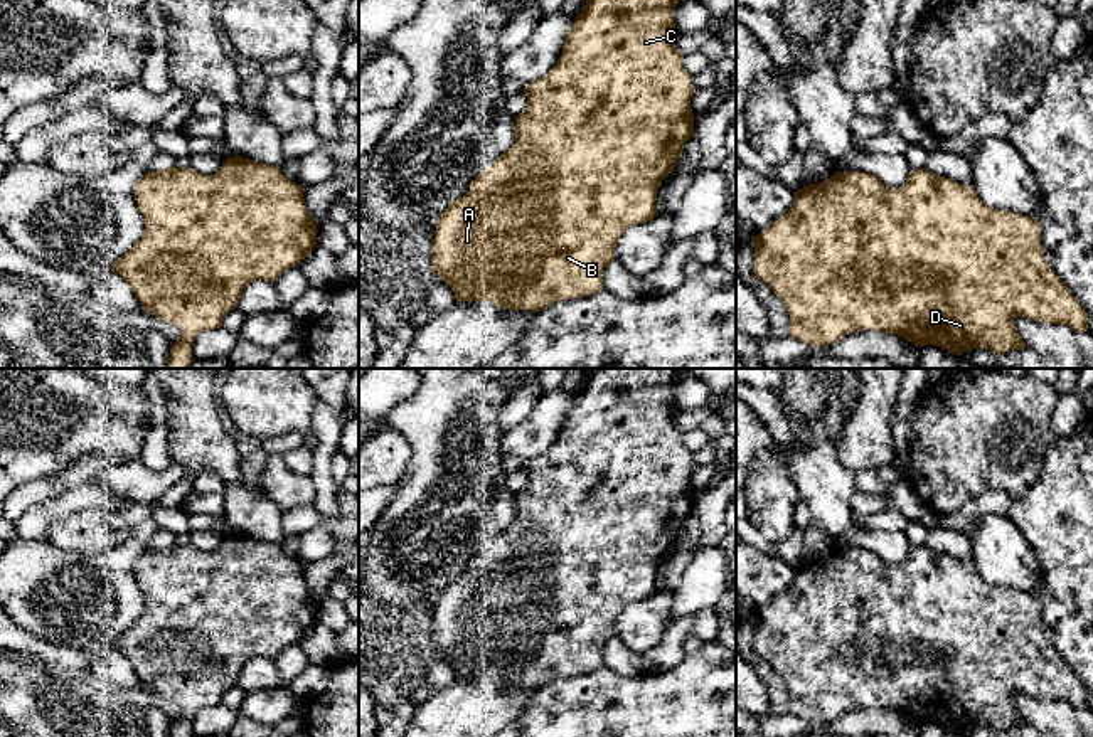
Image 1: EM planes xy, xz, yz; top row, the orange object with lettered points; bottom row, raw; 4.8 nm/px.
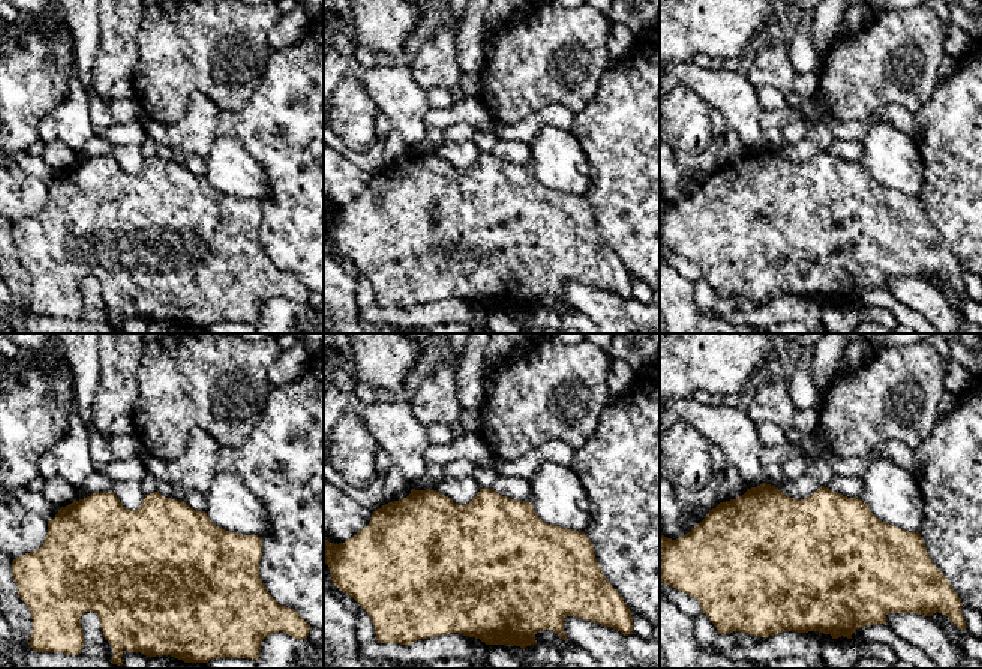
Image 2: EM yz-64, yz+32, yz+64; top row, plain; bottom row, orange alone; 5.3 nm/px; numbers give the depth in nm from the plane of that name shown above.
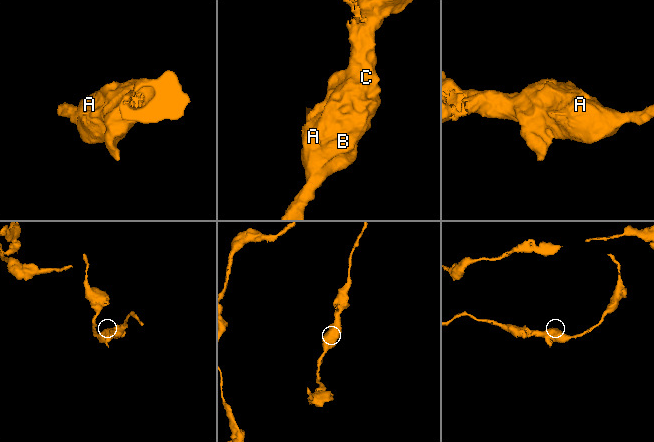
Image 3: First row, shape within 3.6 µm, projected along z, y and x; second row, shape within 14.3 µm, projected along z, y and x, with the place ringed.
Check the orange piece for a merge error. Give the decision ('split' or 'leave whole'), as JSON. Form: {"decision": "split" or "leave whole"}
{"decision": "leave whole"}

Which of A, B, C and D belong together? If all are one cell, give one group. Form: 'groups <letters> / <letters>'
groups A B C D

